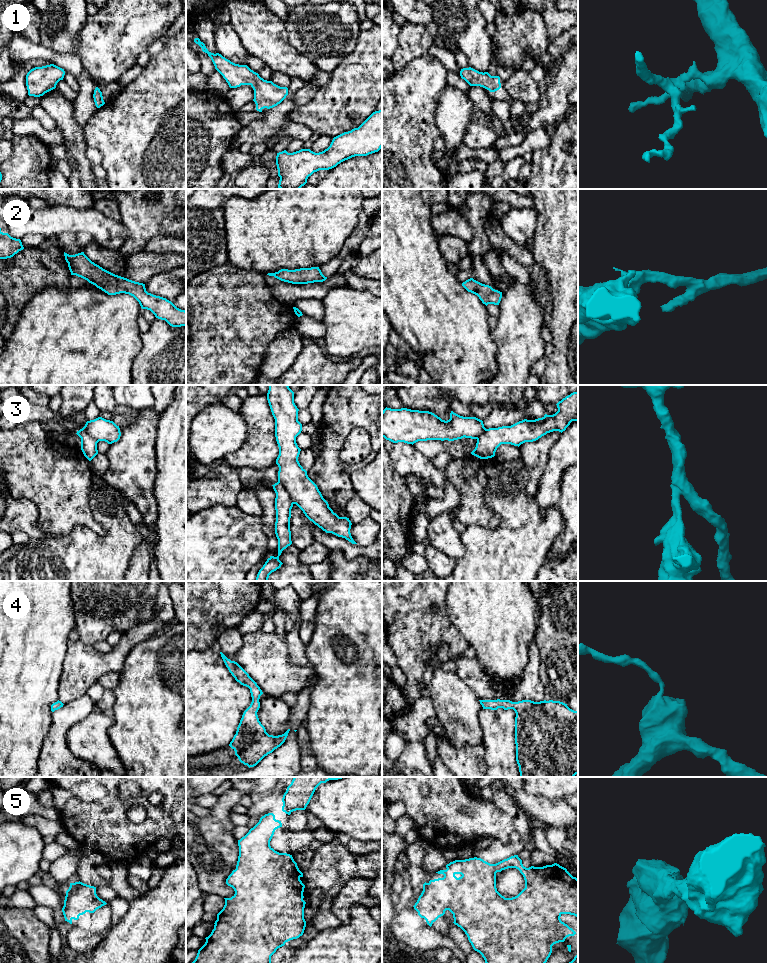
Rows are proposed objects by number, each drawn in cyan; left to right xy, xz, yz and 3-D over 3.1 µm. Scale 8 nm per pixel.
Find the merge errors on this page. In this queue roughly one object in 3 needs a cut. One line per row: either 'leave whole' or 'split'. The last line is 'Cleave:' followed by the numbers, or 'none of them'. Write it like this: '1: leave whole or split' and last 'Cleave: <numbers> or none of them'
1: leave whole
2: leave whole
3: split
4: leave whole
5: leave whole
Cleave: 3

